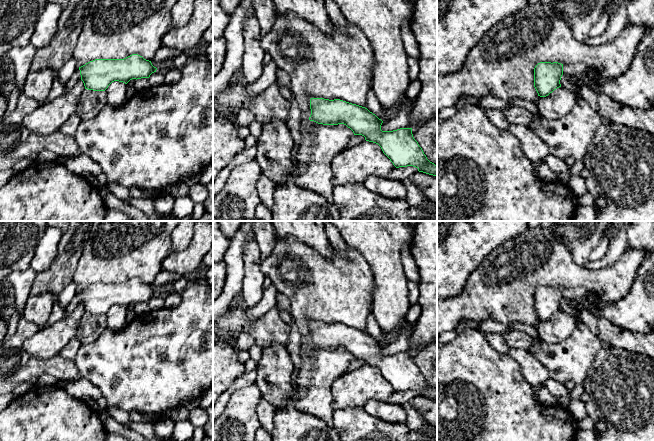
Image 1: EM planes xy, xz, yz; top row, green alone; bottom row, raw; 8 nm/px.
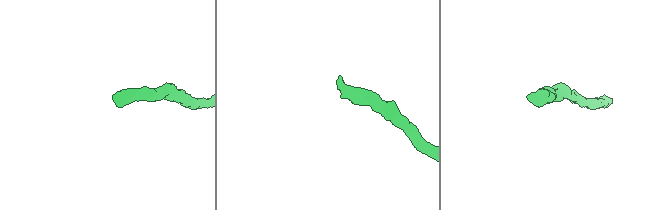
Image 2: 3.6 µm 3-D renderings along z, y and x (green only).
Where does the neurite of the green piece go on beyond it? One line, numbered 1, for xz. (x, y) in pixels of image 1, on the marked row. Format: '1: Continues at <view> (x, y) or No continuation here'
1: No continuation here

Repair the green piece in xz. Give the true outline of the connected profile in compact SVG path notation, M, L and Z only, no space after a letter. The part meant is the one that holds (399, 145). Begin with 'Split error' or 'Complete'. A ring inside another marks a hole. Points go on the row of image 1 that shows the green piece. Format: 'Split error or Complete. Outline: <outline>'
Complete. Outline: M311 98L310 109L310 121L323 125L346 125L353 131L354 135L362 135L365 137L366 141L378 144L383 153L390 159L396 168L413 166L416 167L419 172L437 176L437 165L427 159L422 148L413 137L412 128L382 131L381 125L383 121L375 114L365 107L340 99L329 100L324 98Z

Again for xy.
Split error. Outline: M138 54L124 59L95 59L79 67L64 84L64 88L67 92L82 80L85 89L105 91L114 81L127 84L132 79L149 78L156 70L151 61Z

